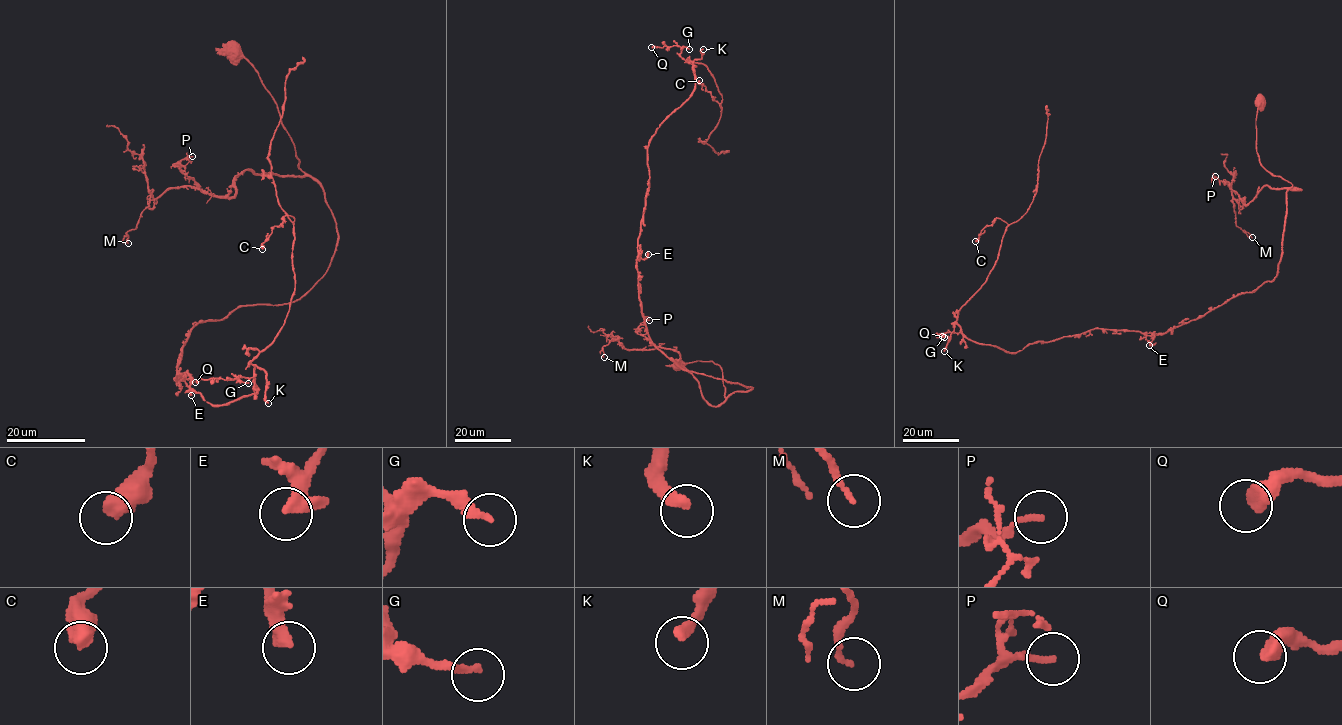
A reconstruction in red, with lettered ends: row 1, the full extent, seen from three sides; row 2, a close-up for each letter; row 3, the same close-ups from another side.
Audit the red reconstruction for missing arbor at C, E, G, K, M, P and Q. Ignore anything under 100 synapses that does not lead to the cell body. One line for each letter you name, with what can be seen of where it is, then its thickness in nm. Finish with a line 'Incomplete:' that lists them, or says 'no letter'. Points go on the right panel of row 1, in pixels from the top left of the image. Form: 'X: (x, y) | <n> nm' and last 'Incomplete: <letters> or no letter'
K: (944, 351) | 320 nm
Incomplete: K

